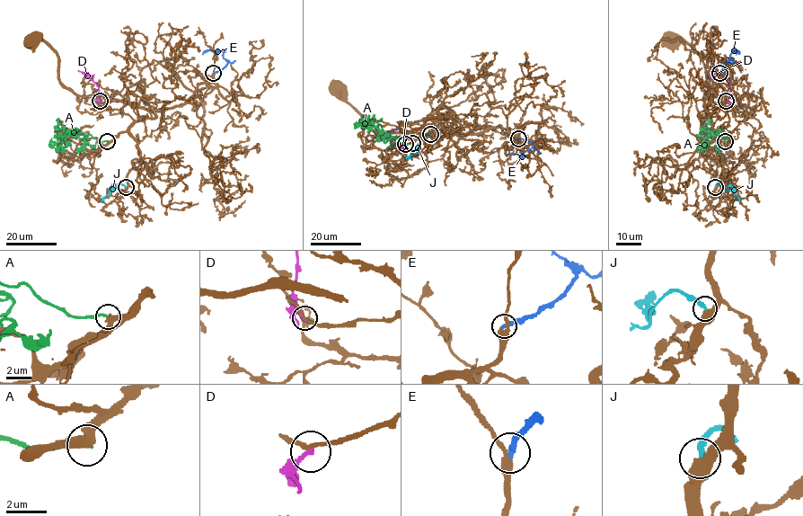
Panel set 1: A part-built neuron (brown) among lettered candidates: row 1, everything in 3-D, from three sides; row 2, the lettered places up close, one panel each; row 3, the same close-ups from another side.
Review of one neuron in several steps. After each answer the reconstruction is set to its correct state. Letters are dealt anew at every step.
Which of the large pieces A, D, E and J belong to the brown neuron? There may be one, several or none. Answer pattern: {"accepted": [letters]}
{"accepted": ["E"]}

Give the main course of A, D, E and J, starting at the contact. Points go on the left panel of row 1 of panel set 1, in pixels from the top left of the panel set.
A: (107, 141), (100, 141), (91, 134), (70, 129), (58, 145), (51, 137)
D: (100, 101), (99, 86), (84, 73), (94, 74)
E: (213, 73), (228, 63), (223, 57), (224, 52), (206, 50), (202, 54)
J: (126, 186), (118, 183), (101, 202)

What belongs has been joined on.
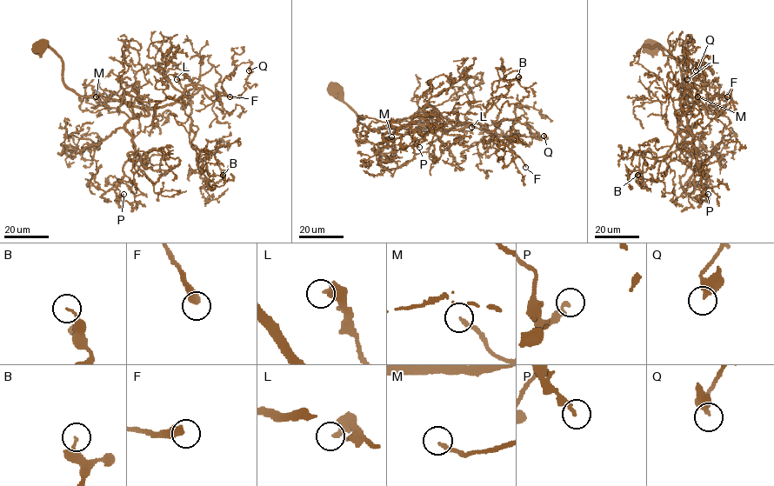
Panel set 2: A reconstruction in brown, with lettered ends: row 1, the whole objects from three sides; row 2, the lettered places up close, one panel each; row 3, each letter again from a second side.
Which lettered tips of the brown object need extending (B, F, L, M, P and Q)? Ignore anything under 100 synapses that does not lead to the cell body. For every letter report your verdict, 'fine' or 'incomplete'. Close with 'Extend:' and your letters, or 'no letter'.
B: fine
F: fine
L: fine
M: fine
P: fine
Q: fine
Extend: no letter

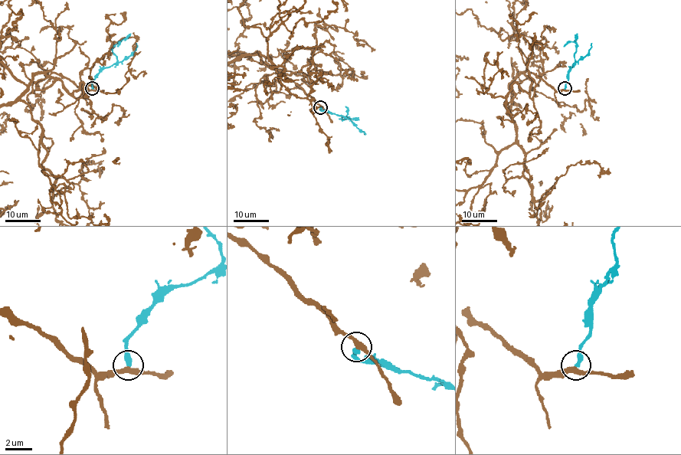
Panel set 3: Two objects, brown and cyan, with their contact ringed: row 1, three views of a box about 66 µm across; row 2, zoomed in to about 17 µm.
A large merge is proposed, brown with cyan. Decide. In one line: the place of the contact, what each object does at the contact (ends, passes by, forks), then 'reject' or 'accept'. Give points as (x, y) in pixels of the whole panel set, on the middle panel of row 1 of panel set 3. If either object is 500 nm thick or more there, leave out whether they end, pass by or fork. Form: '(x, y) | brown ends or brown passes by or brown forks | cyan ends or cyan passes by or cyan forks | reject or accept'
(320, 107) | brown passes by | cyan ends | accept

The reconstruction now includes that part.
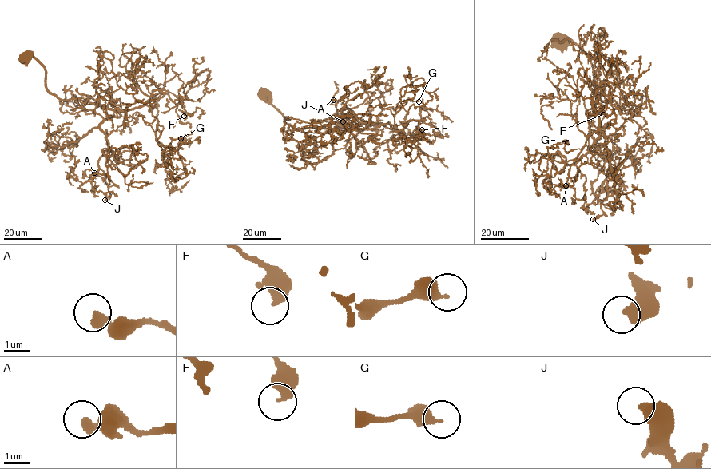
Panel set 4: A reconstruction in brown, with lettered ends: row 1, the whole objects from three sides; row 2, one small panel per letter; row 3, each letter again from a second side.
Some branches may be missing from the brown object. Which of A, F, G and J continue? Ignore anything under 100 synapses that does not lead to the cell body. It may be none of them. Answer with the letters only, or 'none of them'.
none of them

